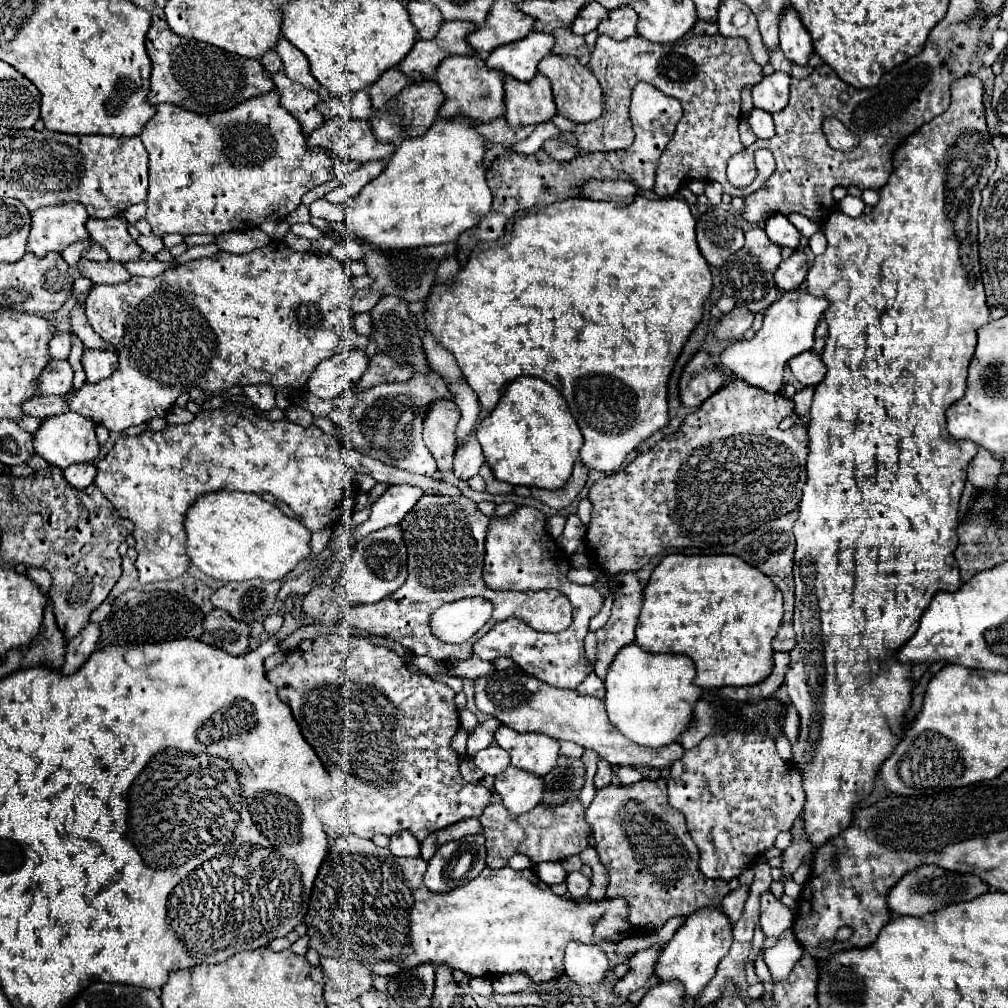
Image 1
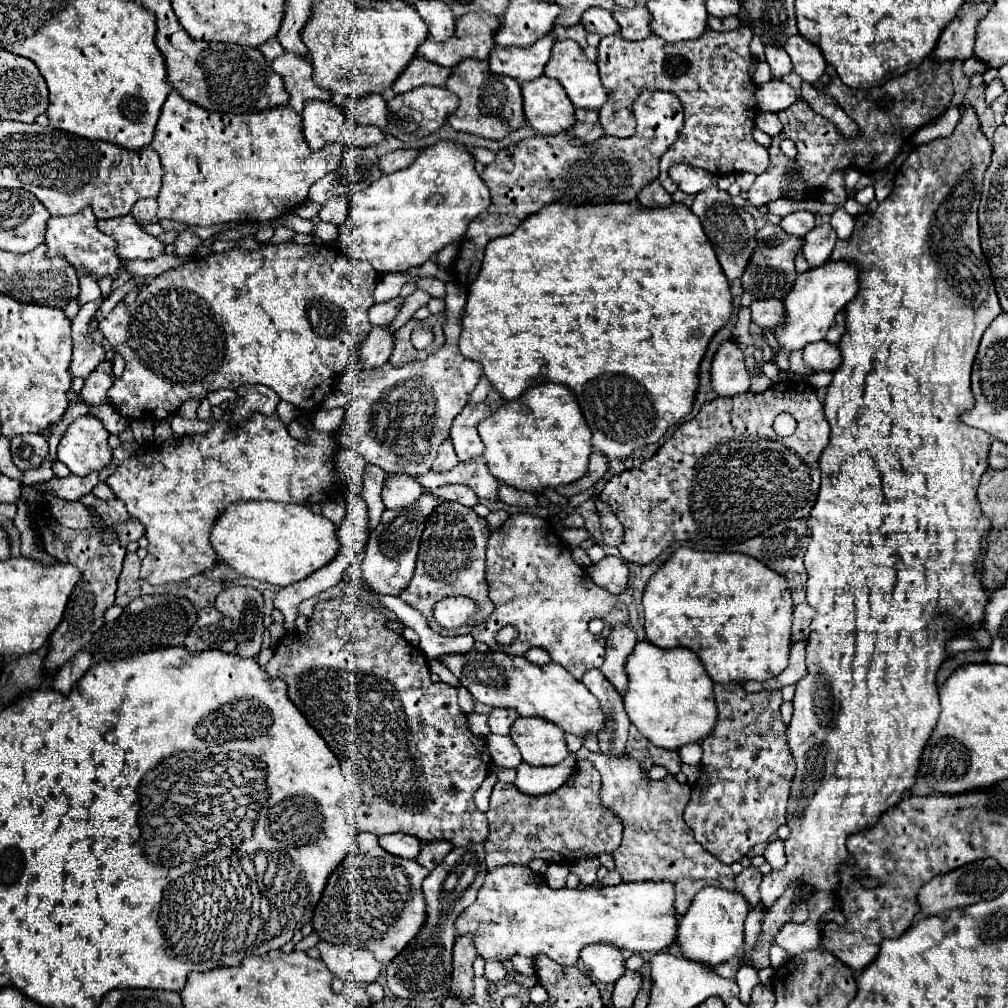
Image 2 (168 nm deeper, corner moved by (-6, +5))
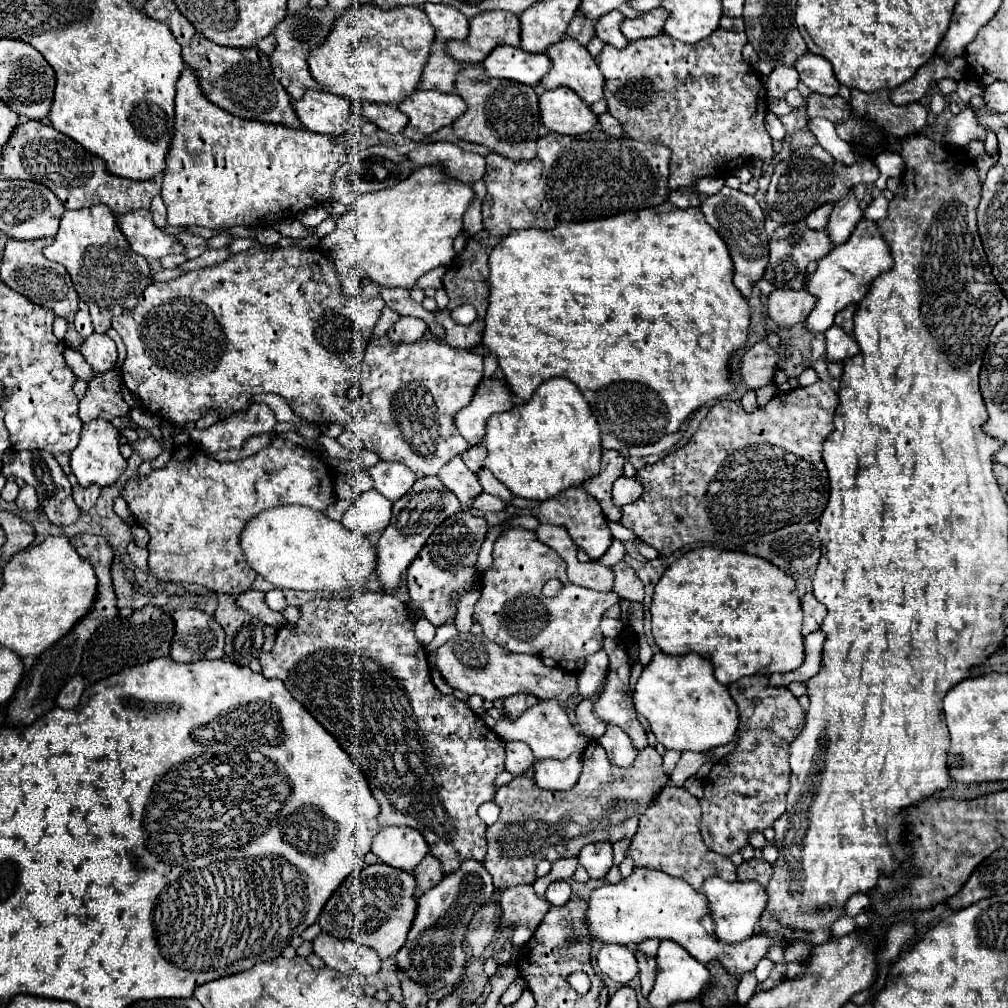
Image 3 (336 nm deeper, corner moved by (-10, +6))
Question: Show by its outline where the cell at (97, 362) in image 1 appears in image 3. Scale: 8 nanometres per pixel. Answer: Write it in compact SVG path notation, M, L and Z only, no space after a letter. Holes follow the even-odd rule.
M110 369L102 375L96 375L86 389L86 395L80 399L80 419L84 423L92 419L112 421L114 417L126 417L130 407L126 405L120 391L120 369Z

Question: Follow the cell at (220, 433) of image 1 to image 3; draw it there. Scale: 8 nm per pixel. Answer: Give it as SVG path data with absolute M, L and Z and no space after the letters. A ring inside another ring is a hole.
M274 437L268 447L260 449L258 453L254 453L254 455L250 455L250 457L246 457L246 459L240 459L240 461L216 461L214 457L210 457L210 453L202 451L200 445L196 445L196 443L178 445L178 447L174 447L172 457L170 457L170 461L168 461L164 467L152 469L152 473L150 473L148 477L138 477L138 475L134 475L134 477L124 485L124 489L122 489L122 499L126 499L126 503L128 503L128 507L130 507L132 515L134 515L134 519L136 519L136 523L150 533L148 569L150 569L150 573L152 573L158 581L174 581L174 583L186 581L186 583L204 585L204 587L214 589L214 591L220 591L220 593L244 593L244 591L248 591L248 589L252 587L252 581L254 581L254 577L256 577L256 573L254 573L254 571L248 567L248 563L244 561L244 557L242 557L242 553L240 553L240 547L238 547L238 537L240 537L244 525L246 525L256 513L260 513L260 511L264 511L264 509L270 509L270 507L276 507L276 505L292 505L292 503L296 503L296 505L306 505L306 507L312 507L312 509L322 511L322 509L326 509L328 505L334 503L334 493L332 493L332 471L330 471L330 467L328 467L322 459L320 459L320 471L316 471L314 457L312 457L304 447L292 445L290 441L286 441L286 439L282 439L282 437Z

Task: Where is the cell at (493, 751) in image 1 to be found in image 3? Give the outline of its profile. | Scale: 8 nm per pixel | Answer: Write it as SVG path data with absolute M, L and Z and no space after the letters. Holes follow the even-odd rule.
M508 741L506 743L506 771L512 775L522 775L528 771L534 763L534 755L528 745L520 741Z

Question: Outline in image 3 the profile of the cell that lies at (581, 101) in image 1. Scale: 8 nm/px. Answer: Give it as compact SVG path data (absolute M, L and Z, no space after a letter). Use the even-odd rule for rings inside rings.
M564 37L556 45L550 45L546 53L554 65L540 81L544 89L570 87L588 105L604 97L604 77L586 47L582 47L578 41L572 41L570 37Z

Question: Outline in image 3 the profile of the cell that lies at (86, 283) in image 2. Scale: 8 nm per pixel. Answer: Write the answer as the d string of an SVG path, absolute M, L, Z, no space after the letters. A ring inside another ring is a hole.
M86 301L78 303L78 311L76 311L76 317L74 317L74 327L82 337L88 337L94 331L92 323L90 323L90 317L88 317L88 303Z

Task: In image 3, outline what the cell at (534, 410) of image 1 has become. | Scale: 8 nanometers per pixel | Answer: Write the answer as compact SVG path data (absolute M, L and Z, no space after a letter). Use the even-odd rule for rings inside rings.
M556 377L548 379L542 383L532 399L524 405L516 405L510 411L496 413L488 419L486 425L486 437L484 437L488 457L486 457L486 467L496 475L498 481L502 481L516 497L524 499L550 499L558 495L560 491L568 487L578 487L586 479L594 477L600 473L600 455L602 455L602 445L600 445L600 429L596 419L592 417L592 411L588 403L584 401L580 389L572 385L572 381Z

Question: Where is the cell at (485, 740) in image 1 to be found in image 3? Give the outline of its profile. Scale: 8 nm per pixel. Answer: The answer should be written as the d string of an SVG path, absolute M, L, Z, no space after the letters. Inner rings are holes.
M516 693L512 697L504 699L504 717L506 719L518 719L526 709L530 709L538 699L534 695L526 695L526 693Z

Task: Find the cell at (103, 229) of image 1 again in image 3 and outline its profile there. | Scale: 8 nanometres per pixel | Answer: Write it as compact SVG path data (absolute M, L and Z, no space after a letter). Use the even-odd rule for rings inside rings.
M138 209L118 217L118 227L130 243L132 251L142 255L148 261L158 261L170 253L184 253L180 241L172 235L162 233L154 223L152 215L146 209Z

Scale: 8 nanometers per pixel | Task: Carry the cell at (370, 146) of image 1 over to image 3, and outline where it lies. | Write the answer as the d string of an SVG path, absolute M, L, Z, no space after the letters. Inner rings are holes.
M308 89L300 101L292 101L300 123L314 133L340 135L350 115L350 101L326 91Z

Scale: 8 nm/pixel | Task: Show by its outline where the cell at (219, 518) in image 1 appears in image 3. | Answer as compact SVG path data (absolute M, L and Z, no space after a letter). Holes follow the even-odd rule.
M300 505L272 507L252 517L252 521L248 521L248 525L244 527L244 533L240 535L240 549L244 553L246 563L278 589L298 589L298 591L340 591L344 587L356 589L368 583L368 577L372 575L376 565L376 549L366 535L346 529L342 523L332 521L322 511Z

